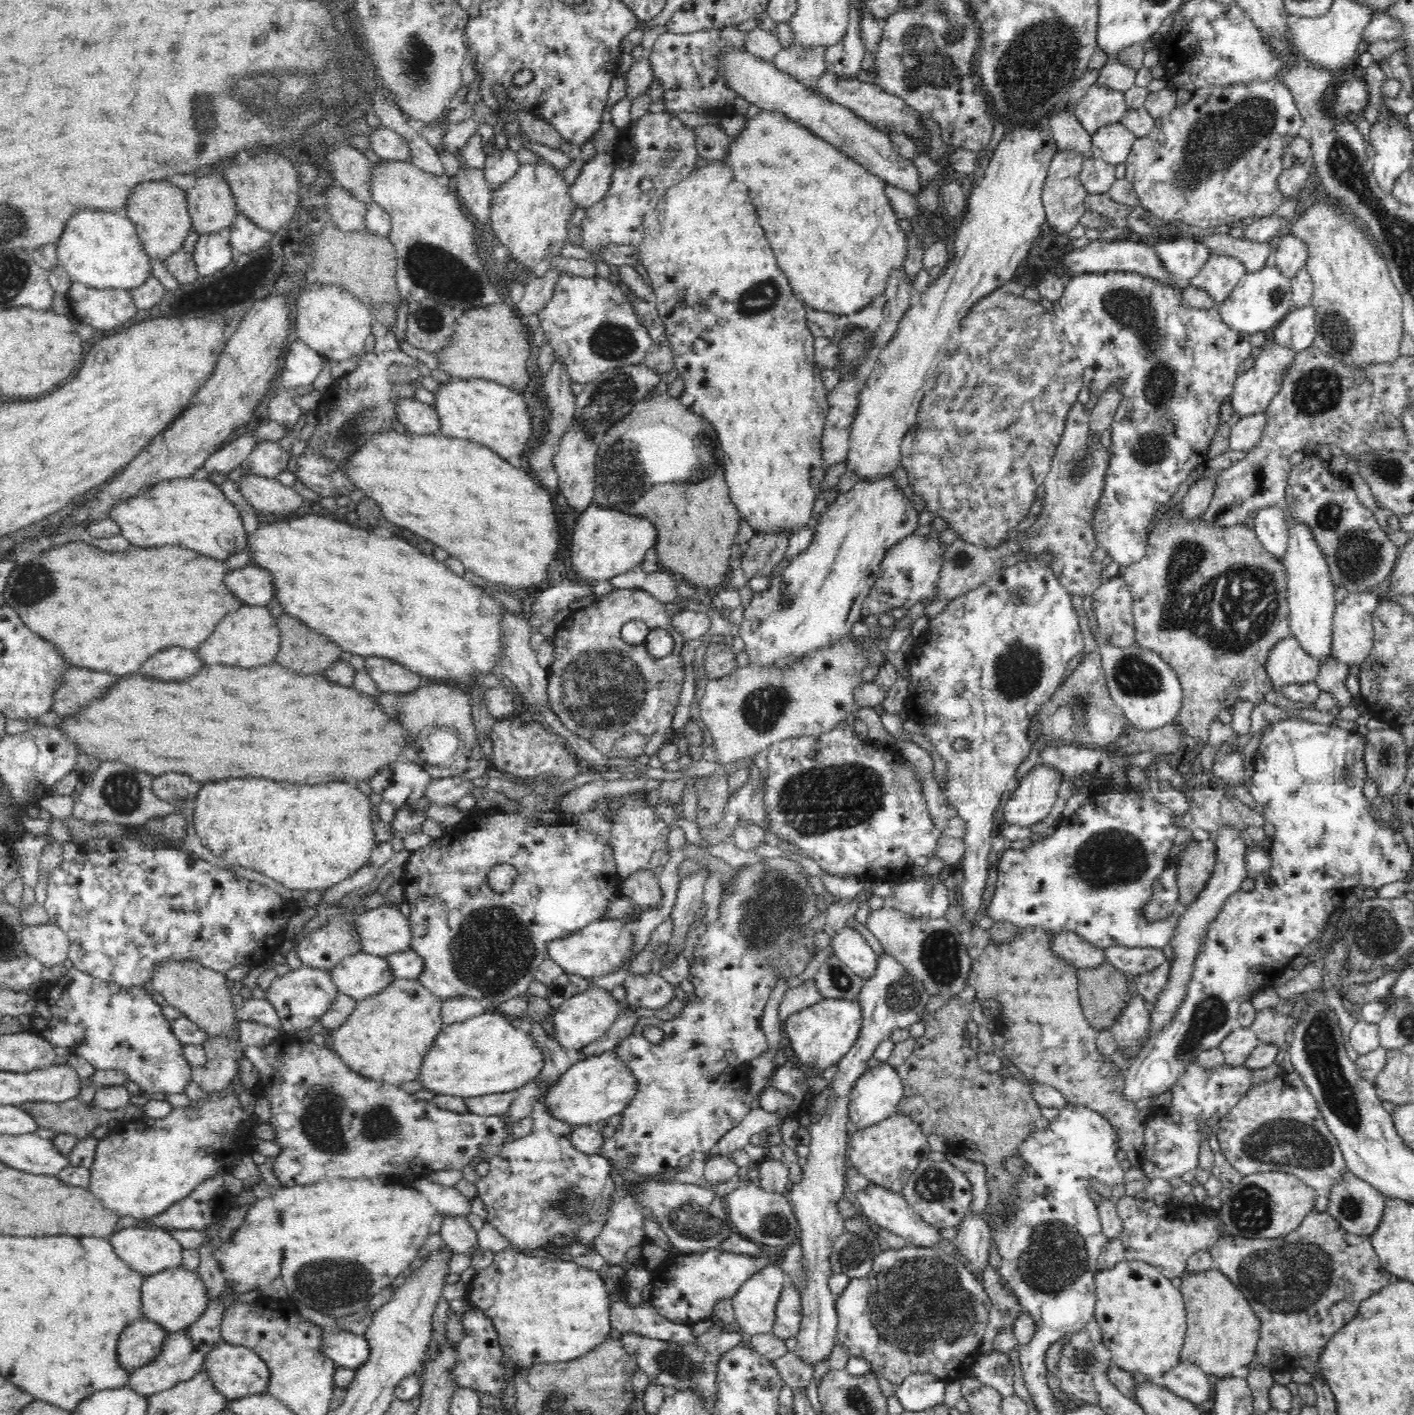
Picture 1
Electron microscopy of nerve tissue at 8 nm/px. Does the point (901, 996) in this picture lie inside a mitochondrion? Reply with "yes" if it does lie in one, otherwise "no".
yes

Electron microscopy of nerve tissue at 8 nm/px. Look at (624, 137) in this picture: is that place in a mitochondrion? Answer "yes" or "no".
no

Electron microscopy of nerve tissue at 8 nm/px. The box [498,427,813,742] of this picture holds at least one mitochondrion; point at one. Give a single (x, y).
(762, 709)

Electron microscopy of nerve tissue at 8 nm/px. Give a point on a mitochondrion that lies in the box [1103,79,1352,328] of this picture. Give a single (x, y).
(1218, 139)

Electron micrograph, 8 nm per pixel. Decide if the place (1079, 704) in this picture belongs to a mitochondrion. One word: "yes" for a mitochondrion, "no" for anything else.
yes

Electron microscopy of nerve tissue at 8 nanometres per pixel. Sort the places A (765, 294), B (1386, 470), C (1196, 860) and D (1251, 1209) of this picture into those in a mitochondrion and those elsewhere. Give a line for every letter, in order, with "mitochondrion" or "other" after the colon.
A: mitochondrion
B: mitochondrion
C: other
D: mitochondrion

